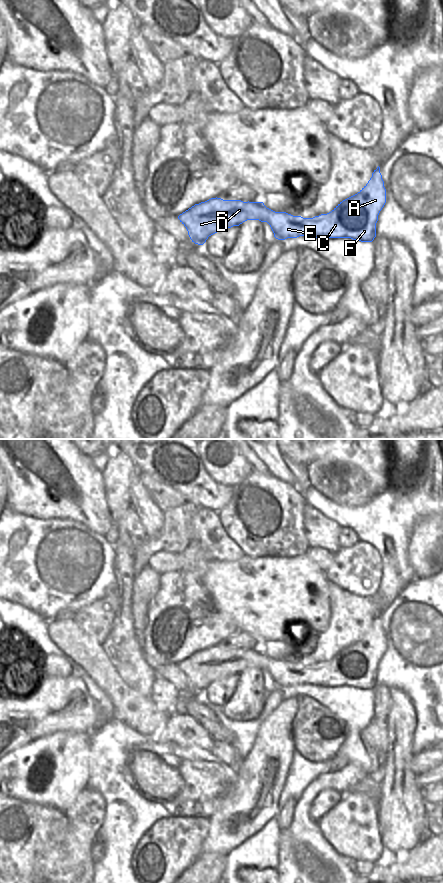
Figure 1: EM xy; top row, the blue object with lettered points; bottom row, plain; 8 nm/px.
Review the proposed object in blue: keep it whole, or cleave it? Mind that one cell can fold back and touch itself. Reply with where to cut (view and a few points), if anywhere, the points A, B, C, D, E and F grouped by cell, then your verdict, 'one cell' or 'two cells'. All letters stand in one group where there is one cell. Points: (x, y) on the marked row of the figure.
no cut | A B C D E F | one cell

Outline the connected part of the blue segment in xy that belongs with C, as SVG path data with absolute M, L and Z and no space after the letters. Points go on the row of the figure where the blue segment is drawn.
M380 167L355 195L340 202L331 212L313 218L275 212L263 202L243 202L211 198L195 204L178 216L192 242L203 245L209 236L247 220L267 222L278 240L313 236L351 238L372 242L378 215L386 203L386 189Z

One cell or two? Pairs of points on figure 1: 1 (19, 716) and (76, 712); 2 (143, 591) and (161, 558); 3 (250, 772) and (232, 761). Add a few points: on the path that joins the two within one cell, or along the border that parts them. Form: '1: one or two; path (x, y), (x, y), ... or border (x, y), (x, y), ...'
1: one; path (33, 716), (62, 712)
2: two; border (148, 565), (159, 574)
3: two; border (243, 759), (234, 770)

